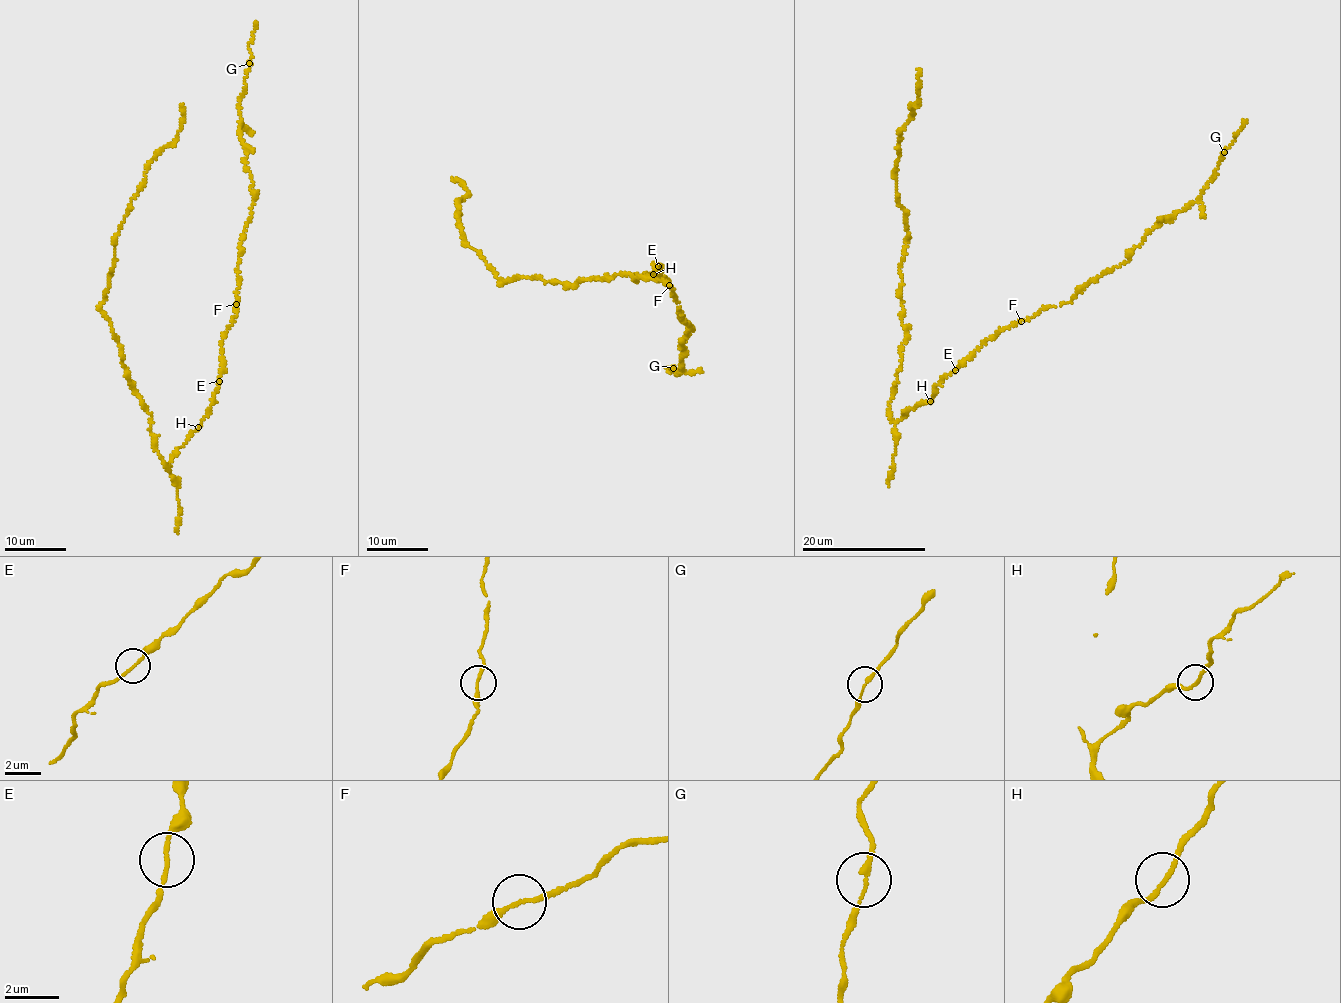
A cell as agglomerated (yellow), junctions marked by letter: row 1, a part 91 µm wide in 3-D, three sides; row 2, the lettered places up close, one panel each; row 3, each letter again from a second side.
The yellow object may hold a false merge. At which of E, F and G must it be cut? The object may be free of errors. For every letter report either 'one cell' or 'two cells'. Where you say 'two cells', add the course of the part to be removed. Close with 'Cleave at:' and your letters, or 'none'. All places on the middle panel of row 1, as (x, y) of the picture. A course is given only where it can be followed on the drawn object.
E: one cell
F: one cell
G: one cell
Cleave at: none

